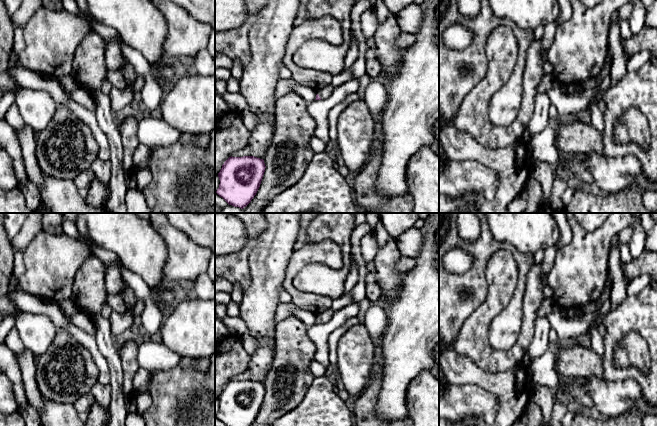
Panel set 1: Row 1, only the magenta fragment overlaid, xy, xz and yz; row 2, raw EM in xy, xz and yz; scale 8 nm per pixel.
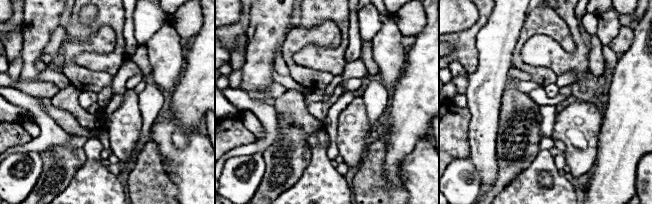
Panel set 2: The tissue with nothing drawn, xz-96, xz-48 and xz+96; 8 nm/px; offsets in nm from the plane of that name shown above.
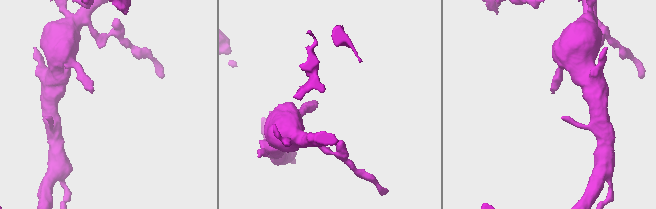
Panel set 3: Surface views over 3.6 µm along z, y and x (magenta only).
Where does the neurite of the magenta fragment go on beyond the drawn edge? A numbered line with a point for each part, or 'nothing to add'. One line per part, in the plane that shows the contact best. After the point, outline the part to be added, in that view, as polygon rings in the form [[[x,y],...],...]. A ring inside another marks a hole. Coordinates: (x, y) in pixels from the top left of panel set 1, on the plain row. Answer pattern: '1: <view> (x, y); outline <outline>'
1: xz (324, 317); outline [[[329,309],[321,314],[318,314],[317,318],[319,319],[321,323],[326,323],[330,321],[332,315],[333,315],[333,311]]]

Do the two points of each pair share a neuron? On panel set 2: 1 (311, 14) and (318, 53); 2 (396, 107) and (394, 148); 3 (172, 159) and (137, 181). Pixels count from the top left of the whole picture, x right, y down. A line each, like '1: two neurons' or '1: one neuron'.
1: one neuron
2: one neuron
3: two neurons

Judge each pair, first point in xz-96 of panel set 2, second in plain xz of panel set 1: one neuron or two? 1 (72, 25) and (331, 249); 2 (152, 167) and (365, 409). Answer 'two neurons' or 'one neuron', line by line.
1: two neurons
2: one neuron

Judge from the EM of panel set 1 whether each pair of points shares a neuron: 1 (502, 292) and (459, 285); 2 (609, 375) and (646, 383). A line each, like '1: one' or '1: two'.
1: two
2: one

